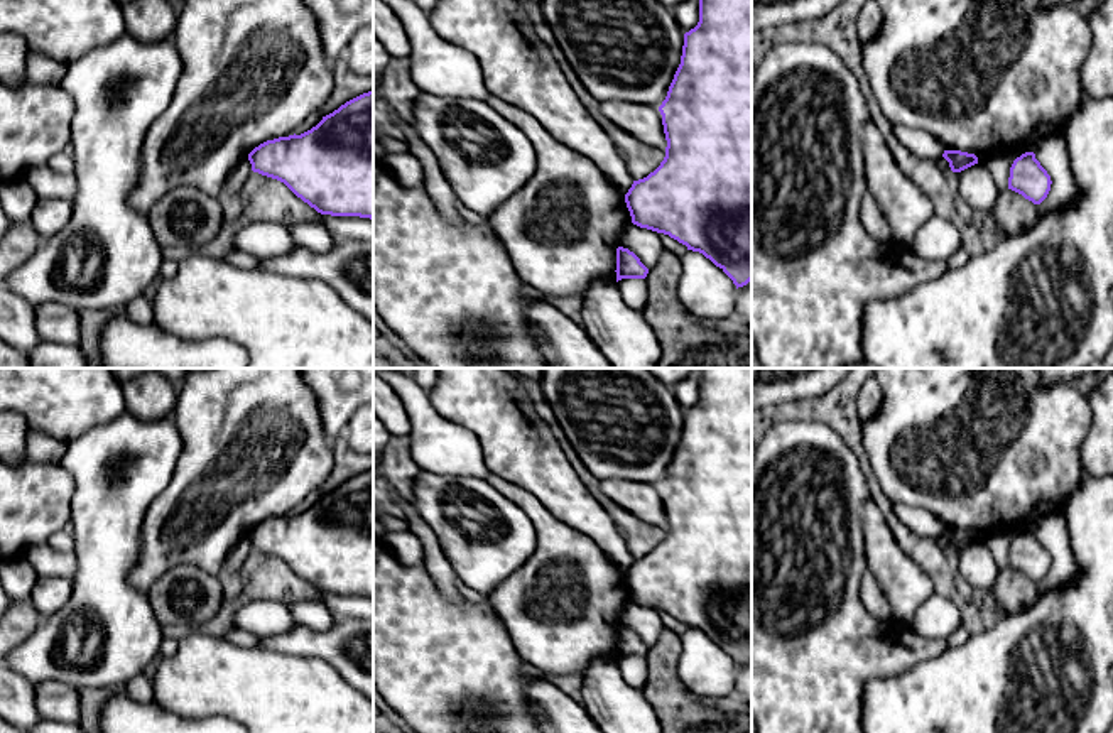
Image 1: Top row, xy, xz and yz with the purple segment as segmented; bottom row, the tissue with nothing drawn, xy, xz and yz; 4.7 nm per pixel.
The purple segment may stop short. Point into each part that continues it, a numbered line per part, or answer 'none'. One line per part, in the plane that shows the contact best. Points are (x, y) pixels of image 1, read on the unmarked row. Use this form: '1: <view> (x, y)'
none

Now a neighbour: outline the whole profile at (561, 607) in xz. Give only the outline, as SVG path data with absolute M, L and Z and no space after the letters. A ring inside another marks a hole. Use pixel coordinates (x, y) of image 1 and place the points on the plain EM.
M497 473L486 480L530 519L537 534L532 556L486 596L517 654L557 676L583 676L595 660L616 660L616 627L632 601L625 574L532 493Z

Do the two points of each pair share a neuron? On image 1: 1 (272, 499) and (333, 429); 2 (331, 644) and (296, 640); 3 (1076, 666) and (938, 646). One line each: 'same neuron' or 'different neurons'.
1: different neurons
2: same neuron
3: different neurons

